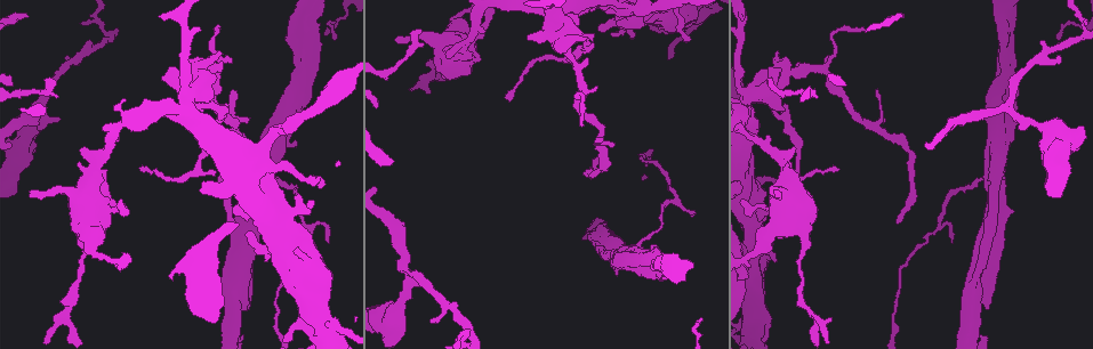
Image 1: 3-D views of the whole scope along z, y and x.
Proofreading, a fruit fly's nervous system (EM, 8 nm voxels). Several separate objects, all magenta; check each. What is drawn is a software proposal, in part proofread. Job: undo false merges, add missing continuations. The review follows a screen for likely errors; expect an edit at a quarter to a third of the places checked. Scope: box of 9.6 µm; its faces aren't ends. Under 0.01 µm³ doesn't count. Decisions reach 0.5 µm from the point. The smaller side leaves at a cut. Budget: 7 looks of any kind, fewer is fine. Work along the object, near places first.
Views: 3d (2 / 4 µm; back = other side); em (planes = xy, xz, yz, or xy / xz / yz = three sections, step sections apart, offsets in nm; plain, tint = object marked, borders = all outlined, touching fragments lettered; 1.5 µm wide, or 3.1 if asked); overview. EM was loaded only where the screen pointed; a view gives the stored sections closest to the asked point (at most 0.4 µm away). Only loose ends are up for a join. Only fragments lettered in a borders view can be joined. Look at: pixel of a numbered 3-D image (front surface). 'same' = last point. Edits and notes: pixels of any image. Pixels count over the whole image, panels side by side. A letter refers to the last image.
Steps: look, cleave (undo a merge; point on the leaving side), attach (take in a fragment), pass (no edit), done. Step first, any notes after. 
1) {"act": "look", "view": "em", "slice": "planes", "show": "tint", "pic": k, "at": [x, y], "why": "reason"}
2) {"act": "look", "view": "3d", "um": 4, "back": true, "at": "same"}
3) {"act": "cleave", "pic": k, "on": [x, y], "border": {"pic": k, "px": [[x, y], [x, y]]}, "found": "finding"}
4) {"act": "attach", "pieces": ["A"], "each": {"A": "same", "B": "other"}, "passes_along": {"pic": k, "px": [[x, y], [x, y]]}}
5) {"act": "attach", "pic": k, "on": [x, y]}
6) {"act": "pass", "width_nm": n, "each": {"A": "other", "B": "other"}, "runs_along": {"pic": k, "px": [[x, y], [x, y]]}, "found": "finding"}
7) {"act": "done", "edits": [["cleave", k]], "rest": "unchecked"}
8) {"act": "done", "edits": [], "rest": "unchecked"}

{"act": "look", "view": "em", "slice": "yz", "step": 8, "show": "borders", "pic": 1, "at": [998, 159], "why": "a fork"}

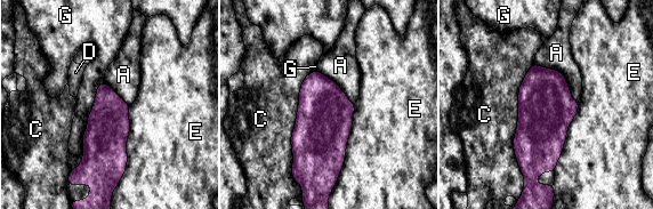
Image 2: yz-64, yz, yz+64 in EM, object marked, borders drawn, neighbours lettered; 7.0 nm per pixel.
{"act": "pass", "each": {"A": "other", "C": "other", "D": "other", "E": "other", "G": "other"}, "border": {"pic": 2, "px": [[355, 104], [346, 155], [338, 175]]}, "found": "continuous, no second neuron"}

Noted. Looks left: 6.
{"act": "look", "view": "em", "um": 3.1, "slice": "planes", "show": "borders", "pic": 1, "at": [306, 54], "why": "three-way junction"}

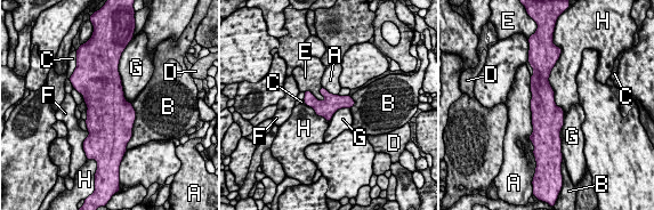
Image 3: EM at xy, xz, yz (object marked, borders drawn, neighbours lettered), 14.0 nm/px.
{"act": "pass", "each": {"A": "other", "B": "other", "C": "other", "D": "other", "E": "other", "F": "other", "G": "other", "H": "other"}, "border": {"pic": 3, "px": [[118, 69], [123, 97], [131, 103]]}, "found": "continuous, no second neuron"}

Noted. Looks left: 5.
{"act": "look", "view": "3d", "um": 4, "pic": 1, "at": [901, 13], "why": "an open end"}

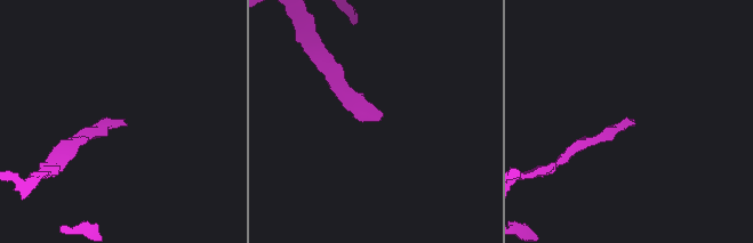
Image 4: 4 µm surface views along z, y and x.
{"act": "look", "view": "em", "slice": "xz", "step": 4, "show": "borders", "pic": 4, "at": [379, 118]}

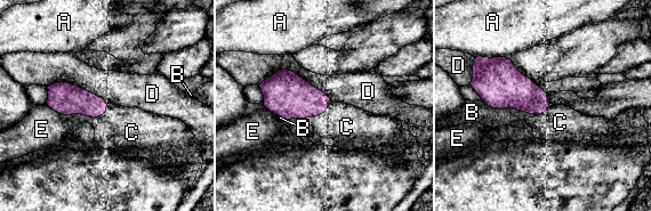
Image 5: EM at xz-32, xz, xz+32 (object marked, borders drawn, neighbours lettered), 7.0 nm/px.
{"act": "attach", "pieces": ["C"], "width_nm": 160, "each": {"A": "other", "B": "other", "C": "same", "D": "other", "E": "other"}, "found": "it goes on there"}

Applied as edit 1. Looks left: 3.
{"act": "done", "edits": [["attach", 5]], "rest": "unchecked"}

